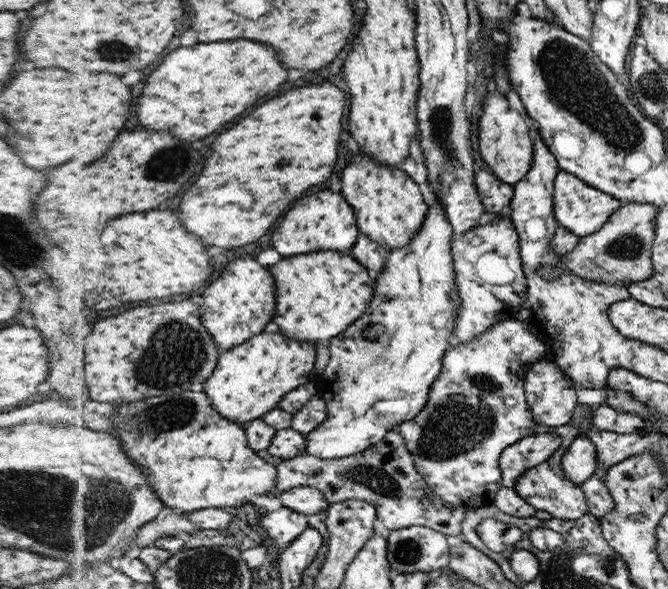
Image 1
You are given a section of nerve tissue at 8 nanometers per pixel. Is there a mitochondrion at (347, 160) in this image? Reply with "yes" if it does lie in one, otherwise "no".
no

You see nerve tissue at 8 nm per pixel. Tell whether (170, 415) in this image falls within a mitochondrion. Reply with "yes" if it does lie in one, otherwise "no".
yes

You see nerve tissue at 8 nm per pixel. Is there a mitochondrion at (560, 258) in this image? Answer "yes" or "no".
no

